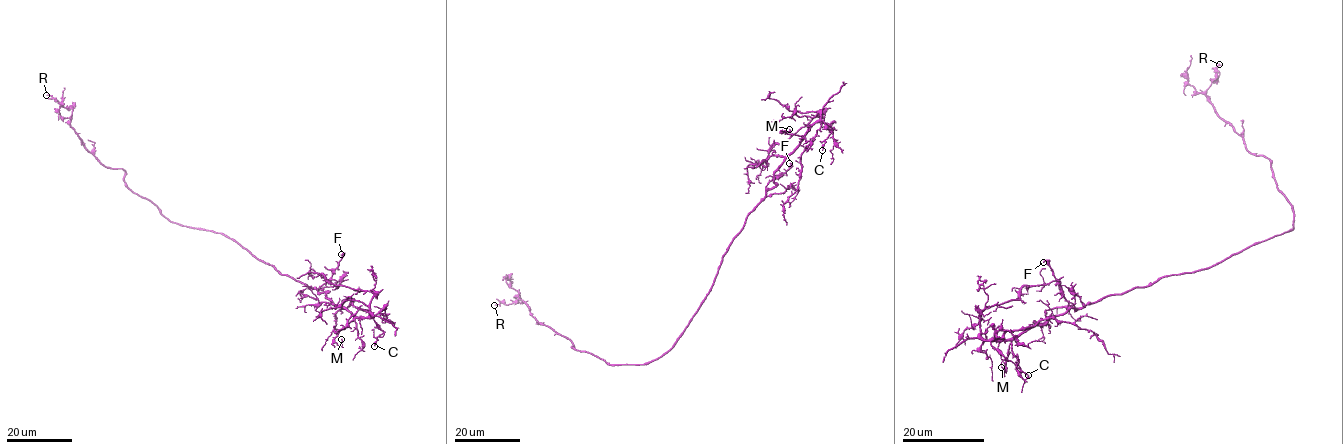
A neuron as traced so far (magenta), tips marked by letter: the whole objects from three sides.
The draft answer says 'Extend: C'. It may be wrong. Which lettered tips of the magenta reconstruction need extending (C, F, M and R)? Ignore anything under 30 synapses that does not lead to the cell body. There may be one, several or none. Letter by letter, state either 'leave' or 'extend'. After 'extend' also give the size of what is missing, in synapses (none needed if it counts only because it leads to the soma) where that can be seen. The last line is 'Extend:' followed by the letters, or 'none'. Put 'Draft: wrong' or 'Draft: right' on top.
Draft: wrong
C: leave
F: leave
M: leave
R: leave
Extend: none

